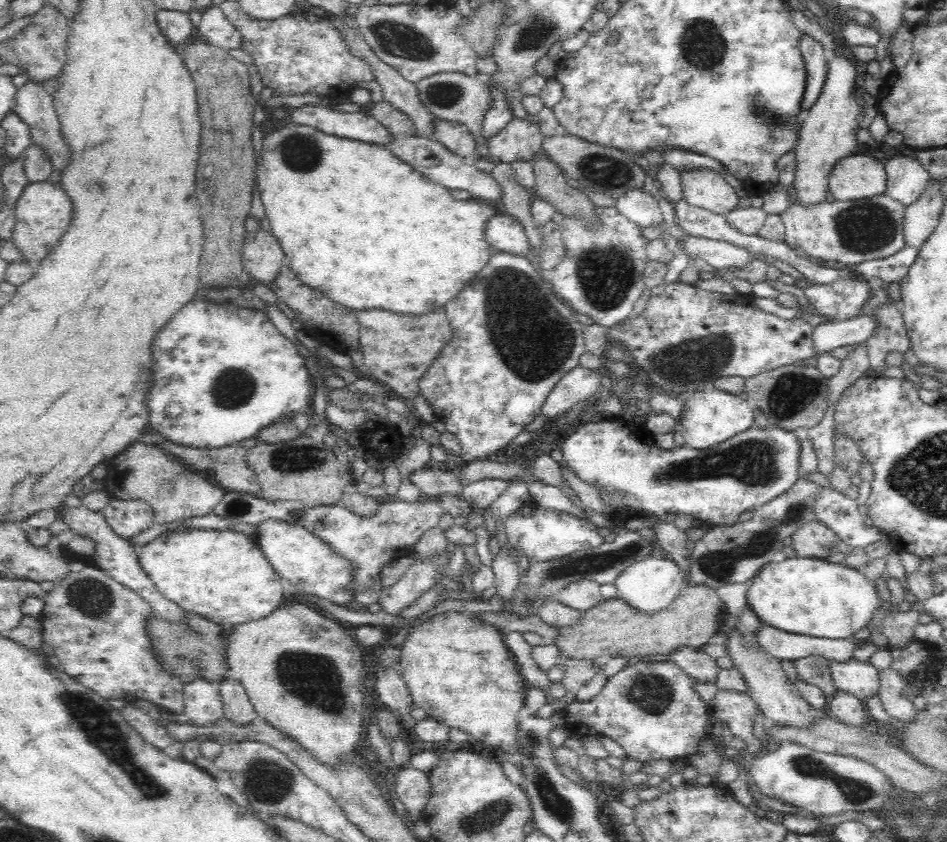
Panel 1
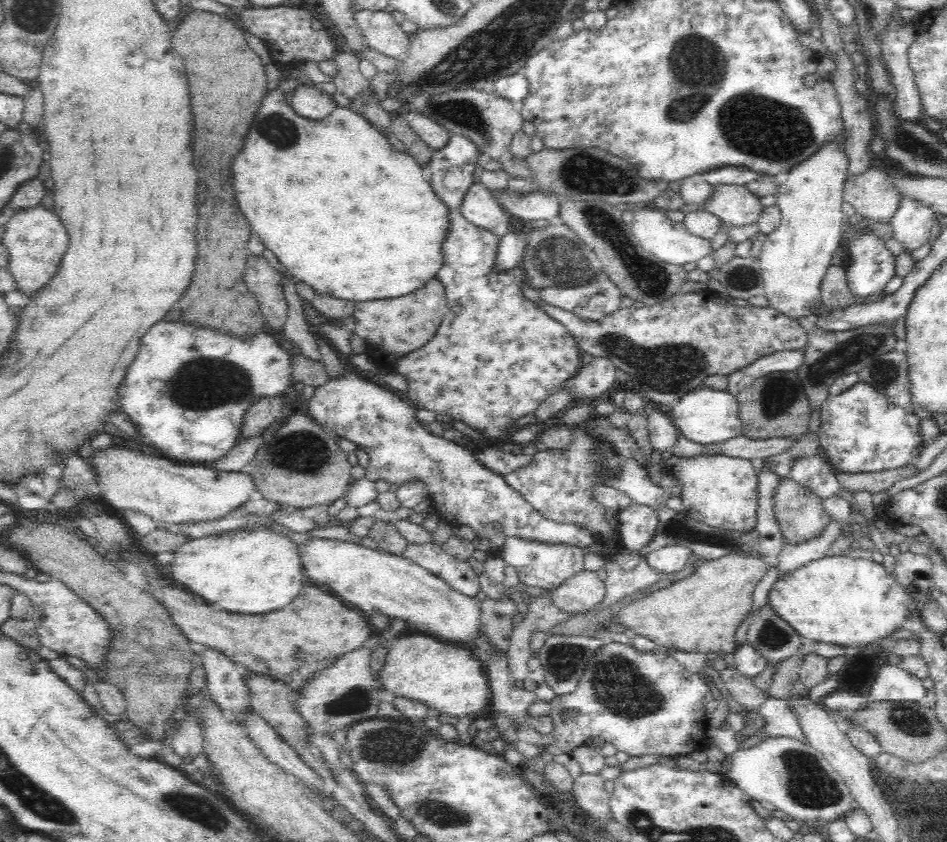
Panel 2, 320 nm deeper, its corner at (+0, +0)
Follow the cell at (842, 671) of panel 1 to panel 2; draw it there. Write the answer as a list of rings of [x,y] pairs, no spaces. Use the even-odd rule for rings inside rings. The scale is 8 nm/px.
[[[888,664],[879,668],[877,674],[868,696],[872,701],[925,702],[928,691],[924,688],[922,679],[906,669]]]

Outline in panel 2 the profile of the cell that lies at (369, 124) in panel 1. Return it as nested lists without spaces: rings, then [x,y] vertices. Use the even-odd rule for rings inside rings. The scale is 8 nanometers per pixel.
[[[308,84],[298,85],[289,94],[288,103],[296,114],[310,120],[322,120],[338,107],[334,95]]]

